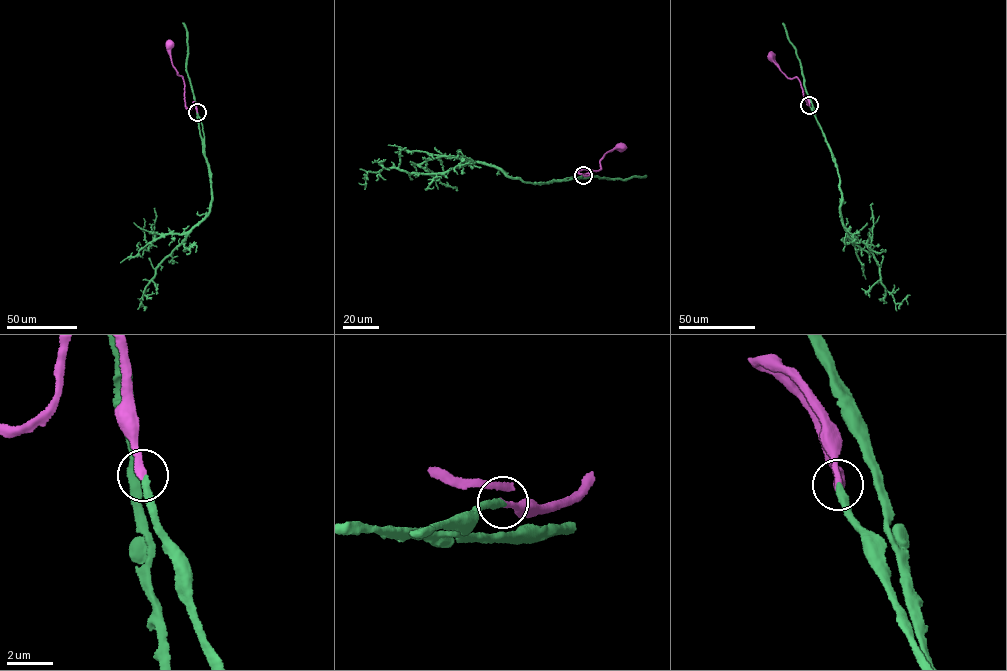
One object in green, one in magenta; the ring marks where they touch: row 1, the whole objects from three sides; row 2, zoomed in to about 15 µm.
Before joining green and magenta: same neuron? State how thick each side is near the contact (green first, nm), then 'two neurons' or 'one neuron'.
340 nm thick on the green side, 280 nm on the other; one neuron

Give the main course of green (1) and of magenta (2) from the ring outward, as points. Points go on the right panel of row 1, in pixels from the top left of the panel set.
1: (809, 105), (837, 169), (844, 226), (872, 252), (881, 282), (894, 301), (899, 303), (905, 299), (907, 304)
2: (809, 105), (799, 79), (788, 77), (771, 56)

